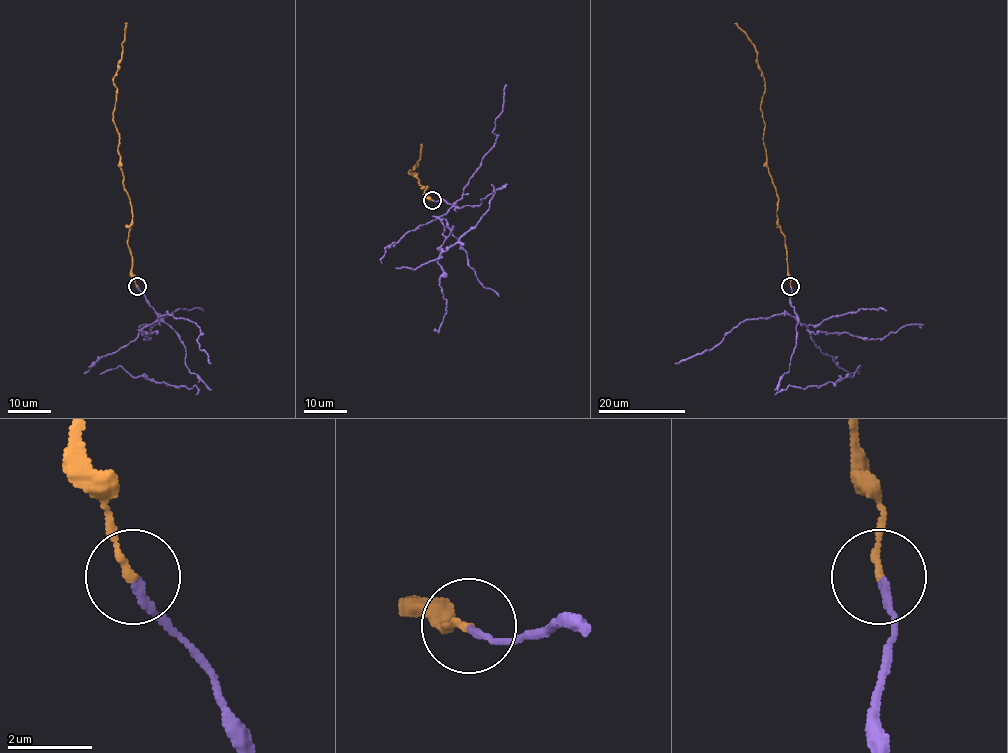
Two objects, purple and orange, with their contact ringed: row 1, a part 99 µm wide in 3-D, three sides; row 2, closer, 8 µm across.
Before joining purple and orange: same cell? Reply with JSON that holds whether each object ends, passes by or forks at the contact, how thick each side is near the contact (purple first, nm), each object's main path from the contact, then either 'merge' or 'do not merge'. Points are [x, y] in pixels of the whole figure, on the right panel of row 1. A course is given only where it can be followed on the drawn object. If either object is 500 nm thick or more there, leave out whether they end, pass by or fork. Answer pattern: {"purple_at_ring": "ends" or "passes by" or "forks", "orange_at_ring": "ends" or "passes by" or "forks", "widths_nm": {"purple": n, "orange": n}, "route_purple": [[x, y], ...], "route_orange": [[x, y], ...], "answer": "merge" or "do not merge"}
{"purple_at_ring": "ends", "orange_at_ring": "ends", "widths_nm": {"purple": 190, "orange": 170}, "route_purple": [[790, 286], [798, 322], [781, 389], [835, 382], [852, 377], [859, 366], [858, 374]], "route_orange": [[790, 286], [784, 235], [778, 224], [778, 195], [763, 141], [761, 102], [765, 81], [755, 47], [735, 23]], "answer": "do not merge"}

